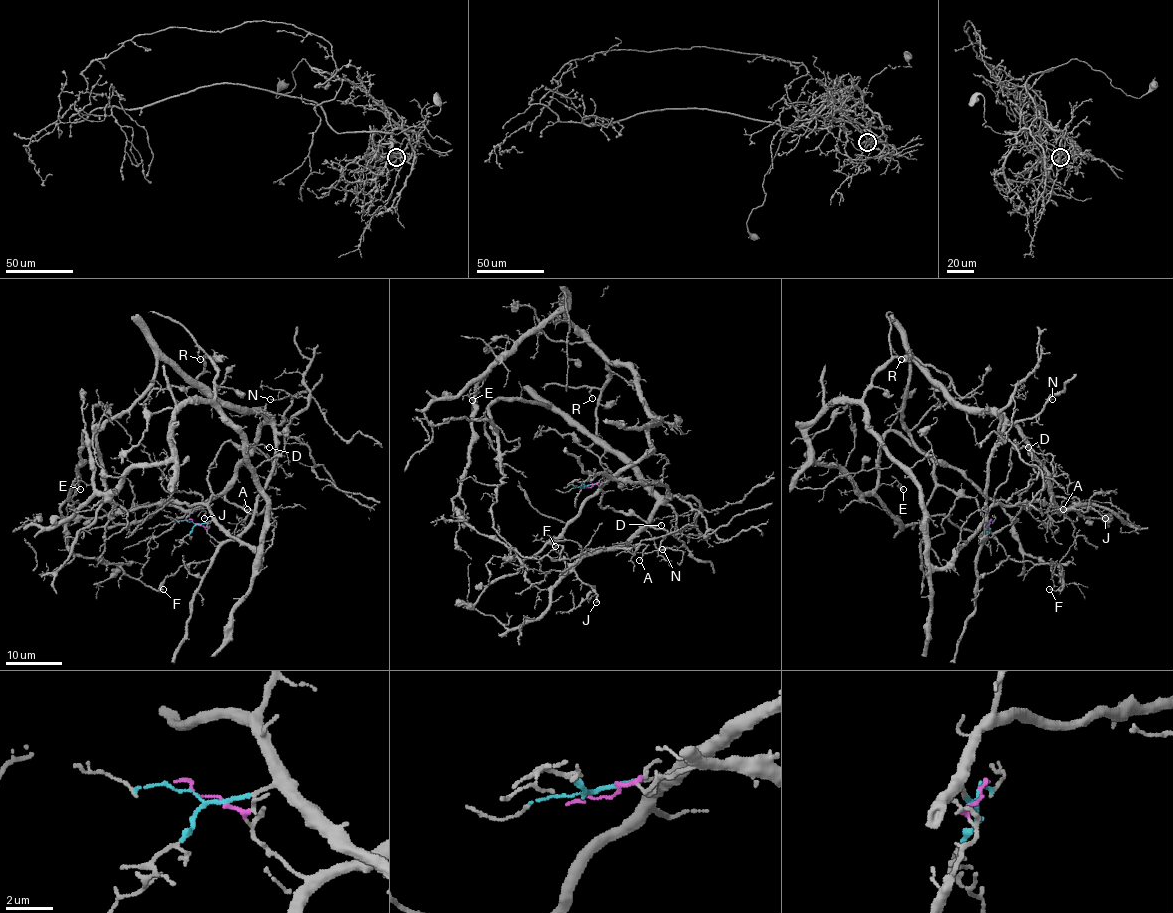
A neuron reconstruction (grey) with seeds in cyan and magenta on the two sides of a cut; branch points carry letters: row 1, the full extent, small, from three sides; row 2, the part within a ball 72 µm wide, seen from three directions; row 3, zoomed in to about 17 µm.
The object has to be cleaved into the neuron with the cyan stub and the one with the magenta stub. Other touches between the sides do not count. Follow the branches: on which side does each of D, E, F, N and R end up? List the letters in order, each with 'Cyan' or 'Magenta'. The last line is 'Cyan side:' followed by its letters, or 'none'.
D: Magenta
E: Cyan
F: Cyan
N: Magenta
R: Cyan
Cyan side: E, F, R

